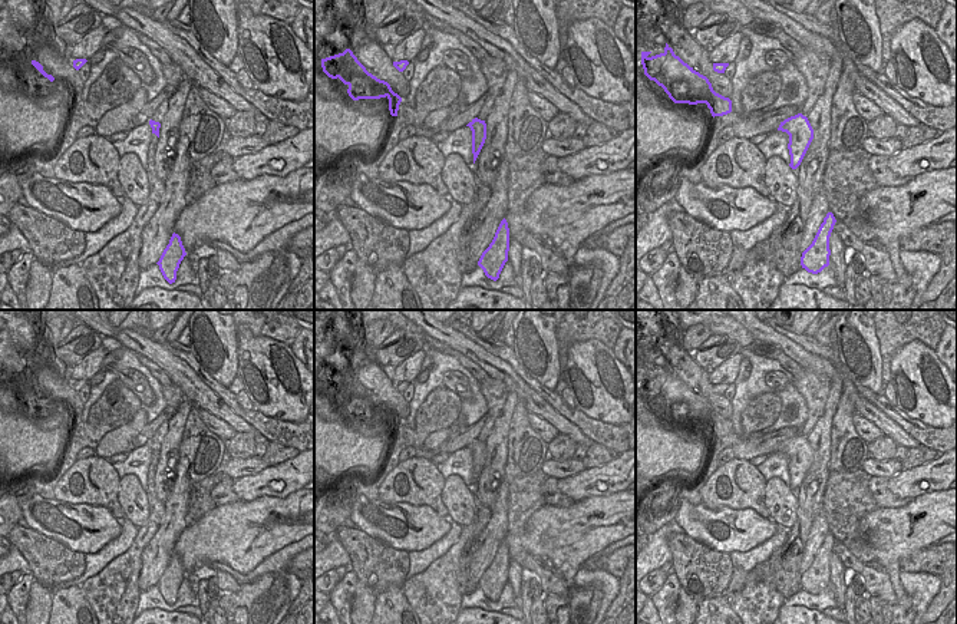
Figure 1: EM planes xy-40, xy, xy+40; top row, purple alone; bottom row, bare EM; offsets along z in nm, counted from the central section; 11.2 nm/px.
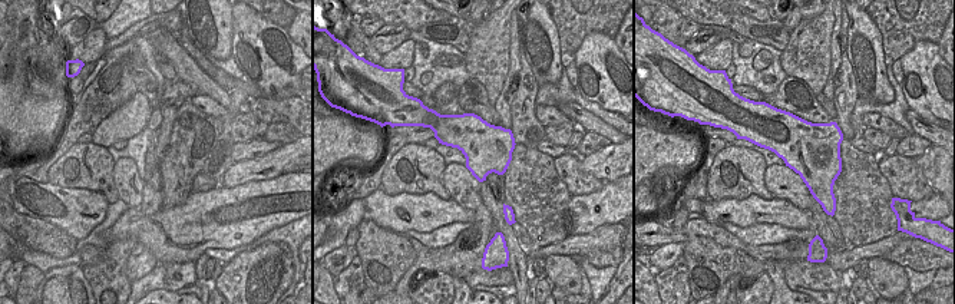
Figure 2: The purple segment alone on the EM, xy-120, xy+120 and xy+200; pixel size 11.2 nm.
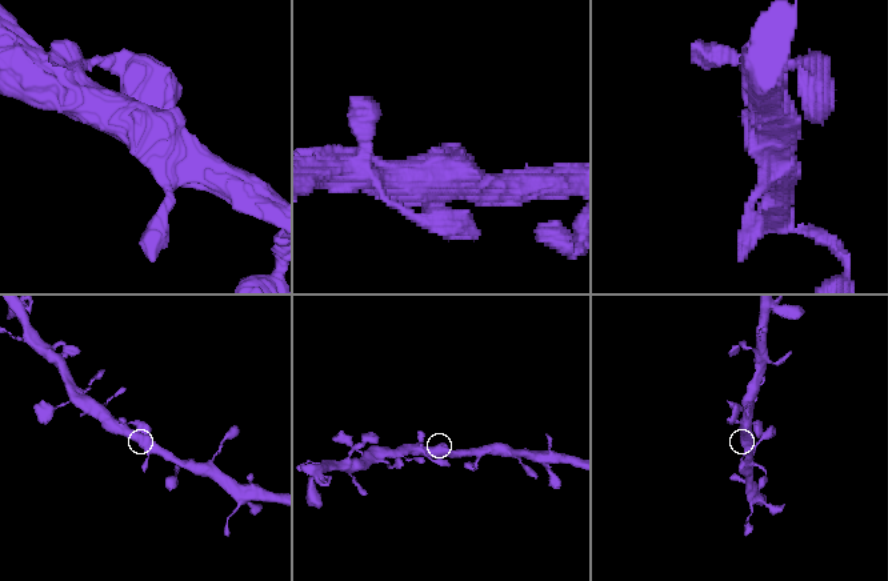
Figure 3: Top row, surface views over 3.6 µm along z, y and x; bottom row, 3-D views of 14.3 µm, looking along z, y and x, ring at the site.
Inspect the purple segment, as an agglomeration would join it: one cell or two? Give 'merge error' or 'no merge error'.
no merge error

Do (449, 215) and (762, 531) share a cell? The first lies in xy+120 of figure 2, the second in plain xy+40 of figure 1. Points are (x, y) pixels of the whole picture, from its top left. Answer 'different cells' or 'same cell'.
same cell

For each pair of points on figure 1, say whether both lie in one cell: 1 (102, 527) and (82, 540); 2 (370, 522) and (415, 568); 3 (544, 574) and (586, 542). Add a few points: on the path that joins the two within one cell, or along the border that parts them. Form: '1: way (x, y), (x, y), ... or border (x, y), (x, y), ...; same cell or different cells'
1: way (99, 532), (88, 534); same cell
2: border (439, 538), (422, 550), (408, 552); different cells
3: border (561, 575), (570, 587); different cells

